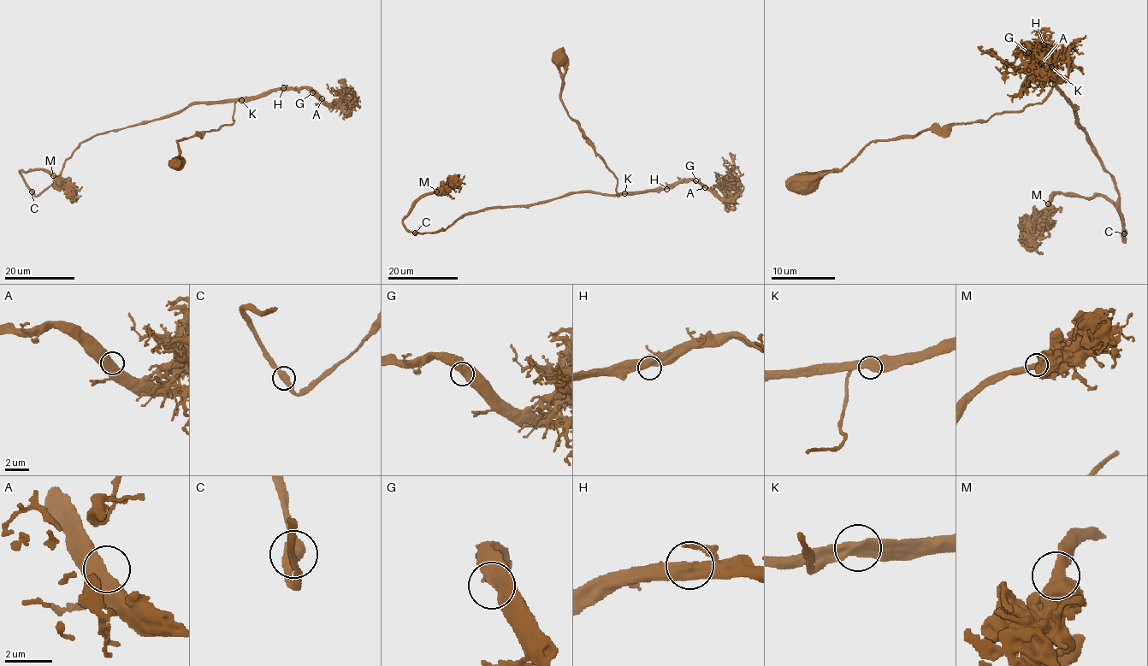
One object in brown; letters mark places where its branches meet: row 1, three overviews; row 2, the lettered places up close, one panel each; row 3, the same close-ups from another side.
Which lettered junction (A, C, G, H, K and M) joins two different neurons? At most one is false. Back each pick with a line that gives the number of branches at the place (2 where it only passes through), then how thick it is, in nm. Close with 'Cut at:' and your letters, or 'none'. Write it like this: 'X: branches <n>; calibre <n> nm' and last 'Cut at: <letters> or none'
Cut at: none

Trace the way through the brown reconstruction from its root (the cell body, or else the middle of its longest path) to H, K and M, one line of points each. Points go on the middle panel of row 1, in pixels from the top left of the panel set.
H: (559, 58), (563, 81), (560, 102), (582, 137), (613, 173), (617, 179), (618, 196), (666, 189)
K: (559, 58), (563, 81), (560, 102), (582, 137), (613, 173), (617, 179), (618, 196), (624, 193)
M: (559, 58), (560, 102), (613, 173), (618, 196), (571, 192), (410, 232), (403, 219), (436, 191)

